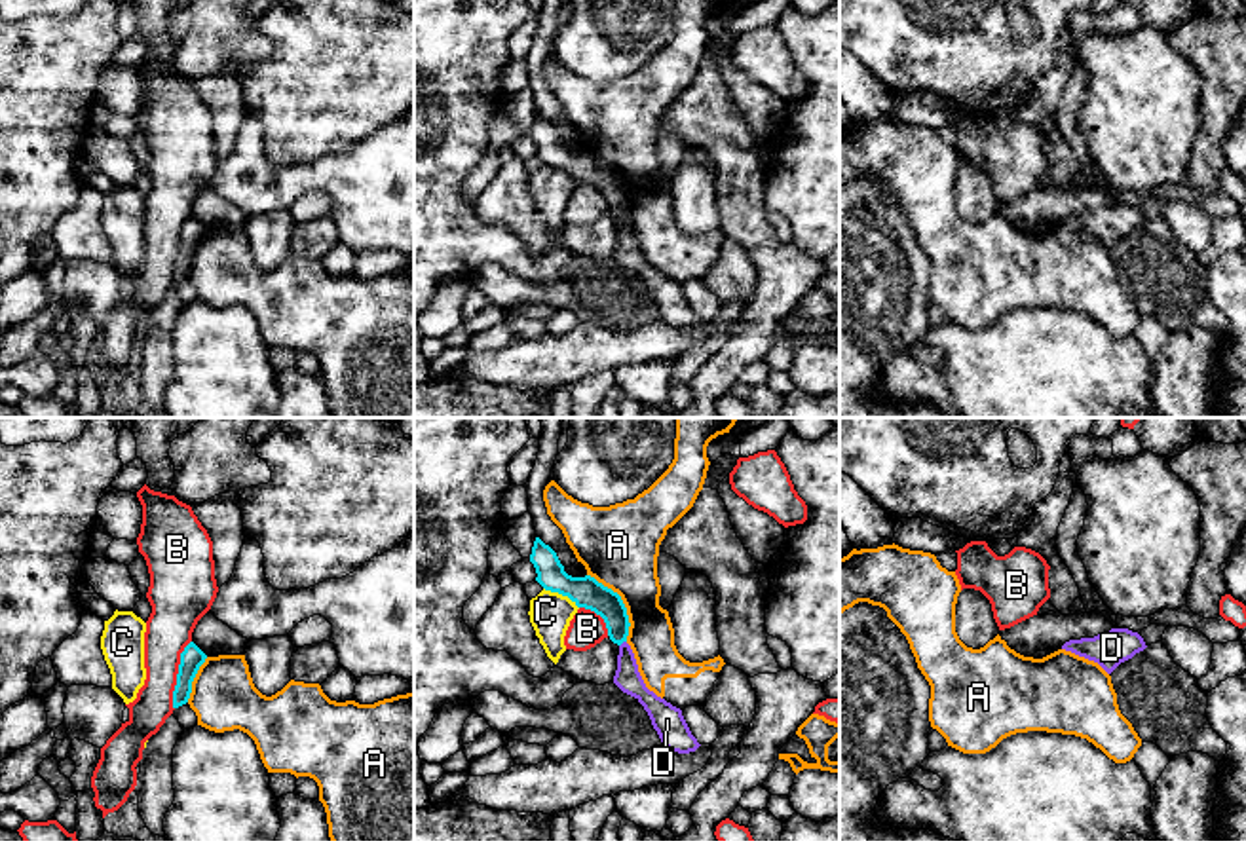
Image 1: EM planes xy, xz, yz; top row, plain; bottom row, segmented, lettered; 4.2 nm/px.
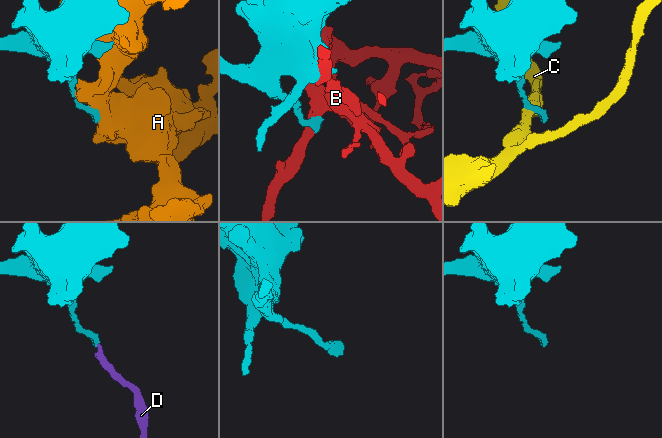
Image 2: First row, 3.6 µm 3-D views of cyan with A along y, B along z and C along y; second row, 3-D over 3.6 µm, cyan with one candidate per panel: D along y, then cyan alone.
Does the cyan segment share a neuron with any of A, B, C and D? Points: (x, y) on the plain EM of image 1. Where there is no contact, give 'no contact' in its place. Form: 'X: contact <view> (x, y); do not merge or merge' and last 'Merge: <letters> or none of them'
A: contact xz (622, 177); do not merge
B: contact xy (177, 249); do not merge
C: contact xz (561, 168); do not merge
D: contact xz (622, 217); merge
Merge: D

